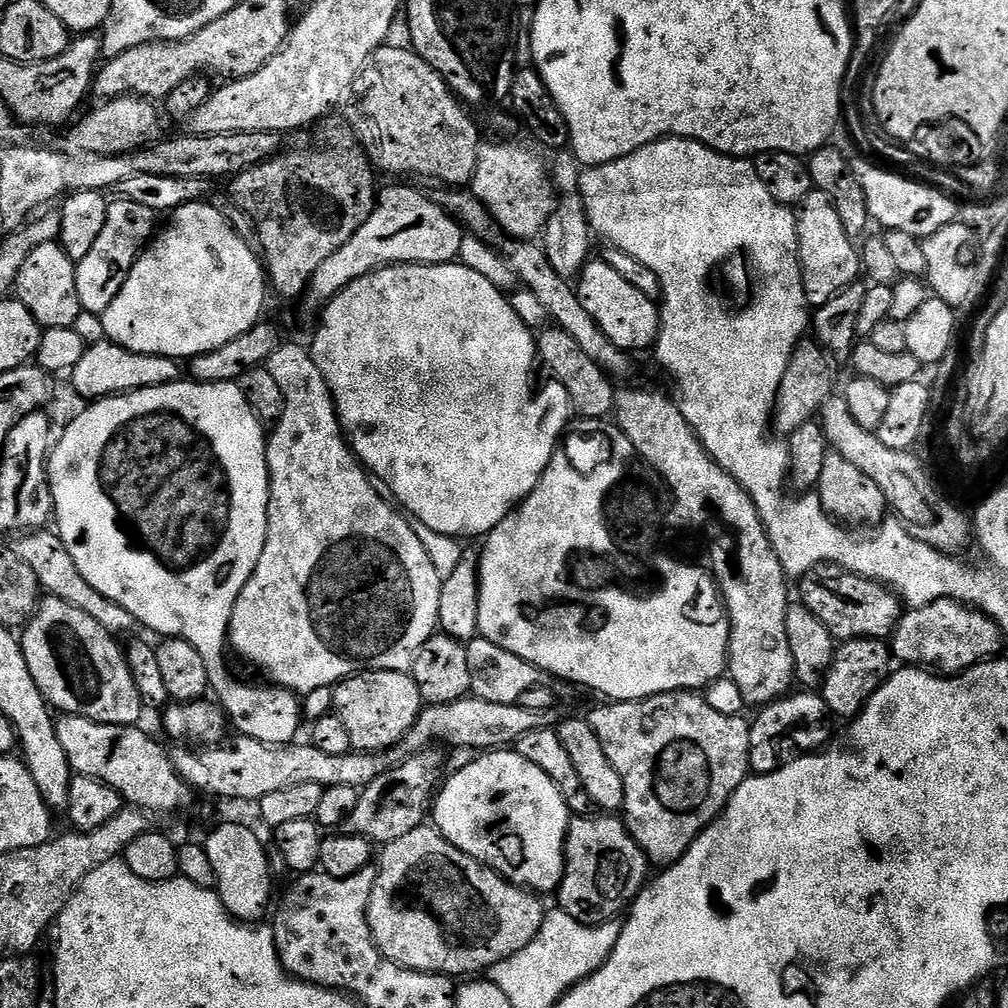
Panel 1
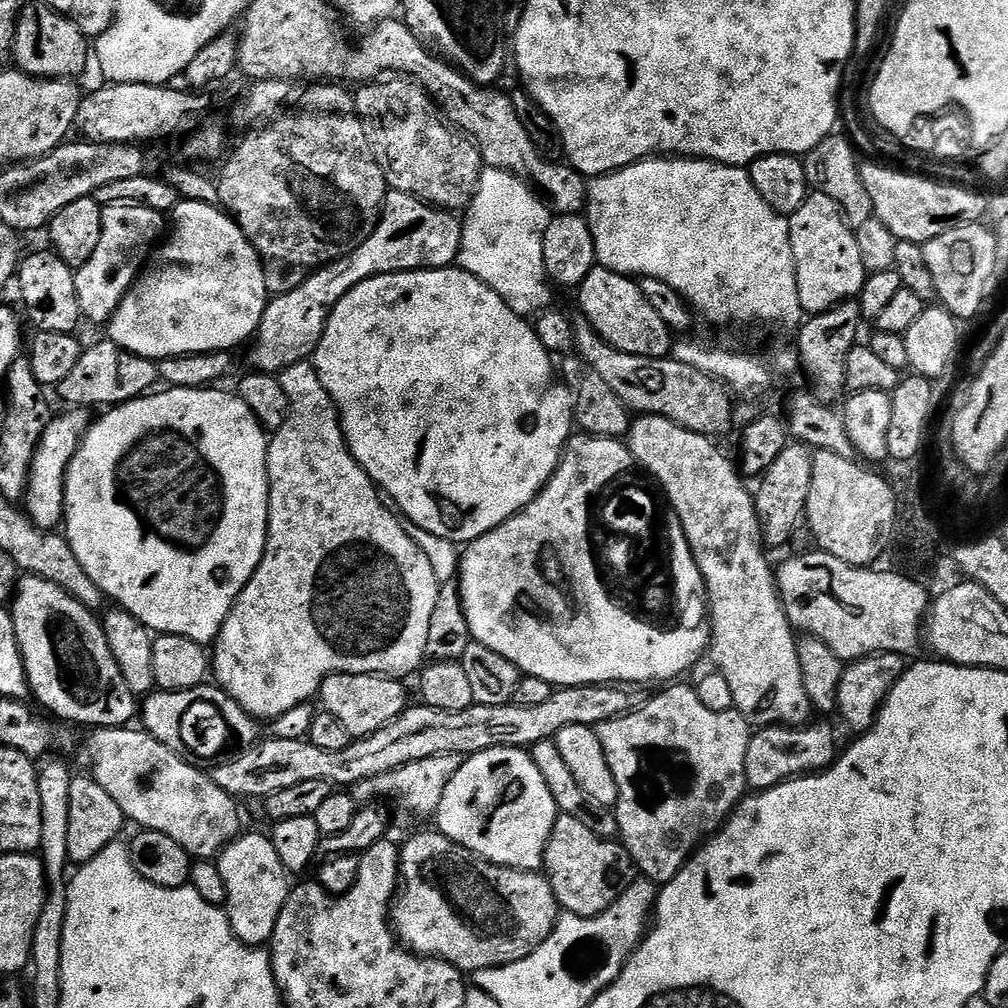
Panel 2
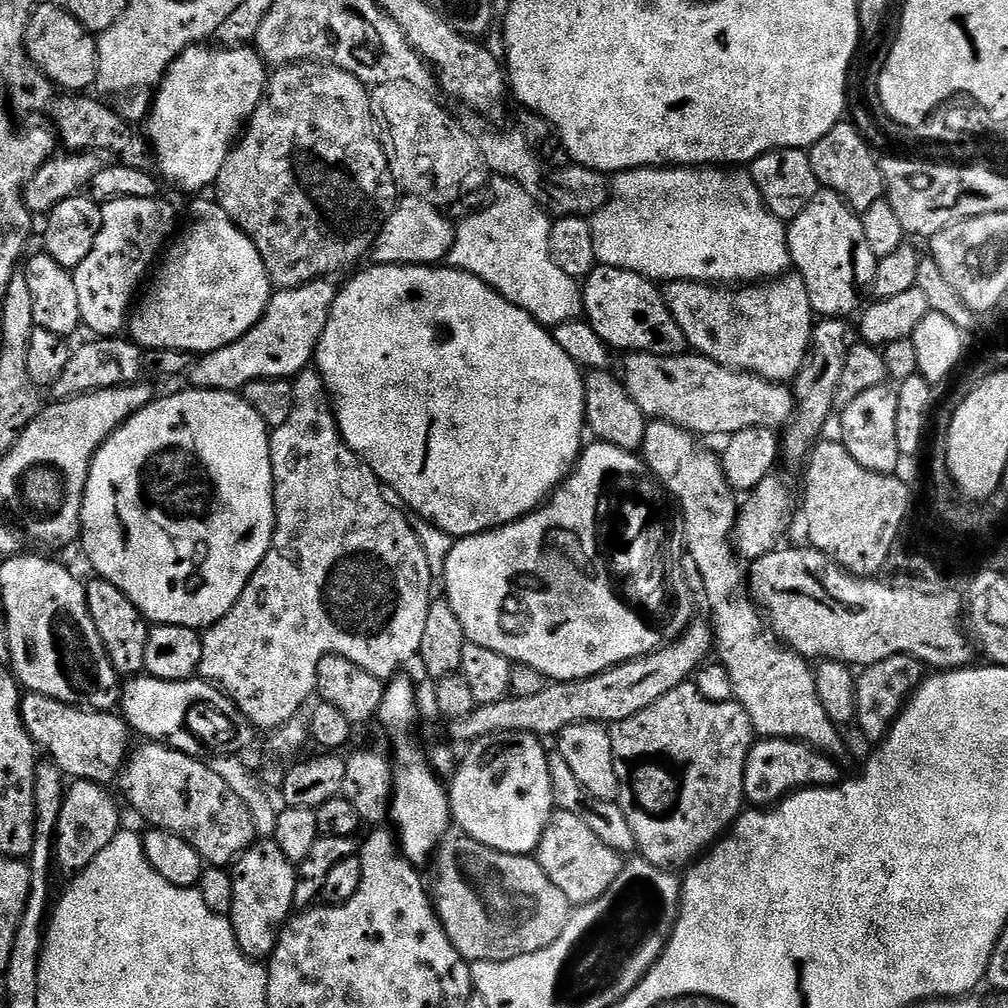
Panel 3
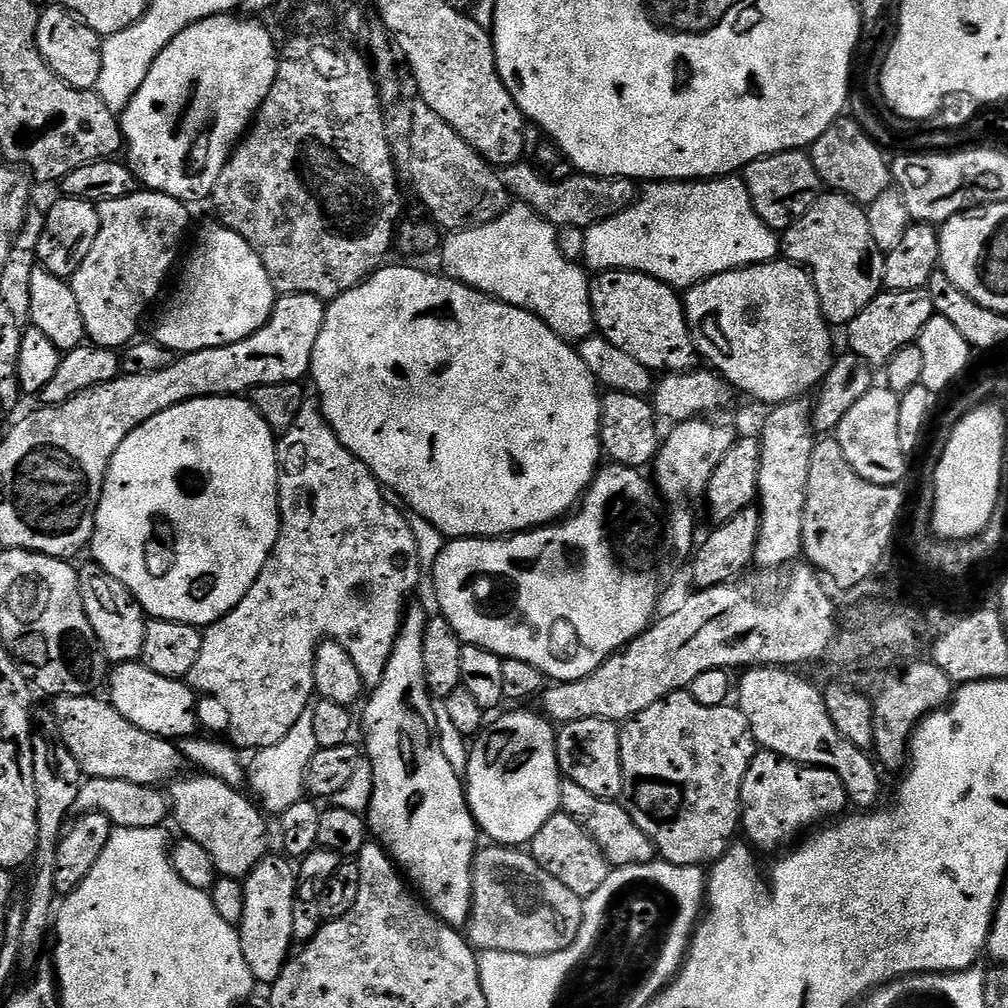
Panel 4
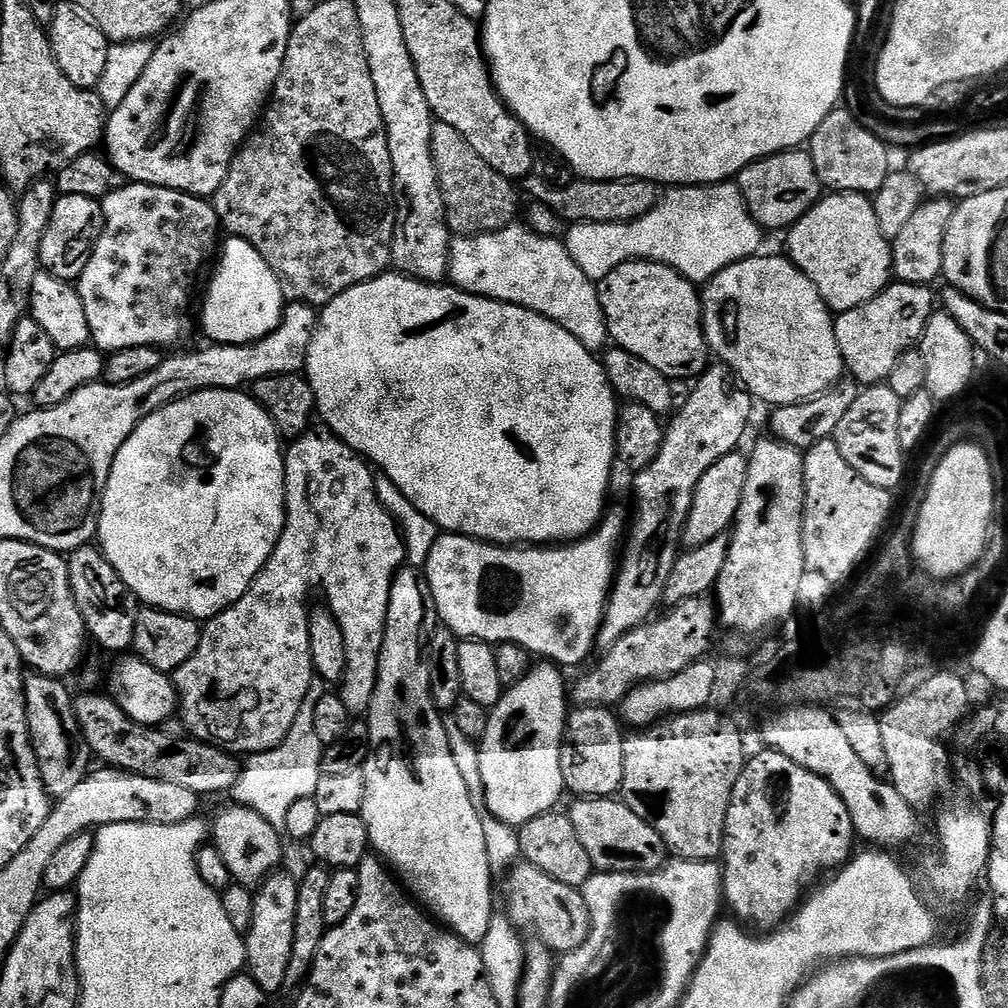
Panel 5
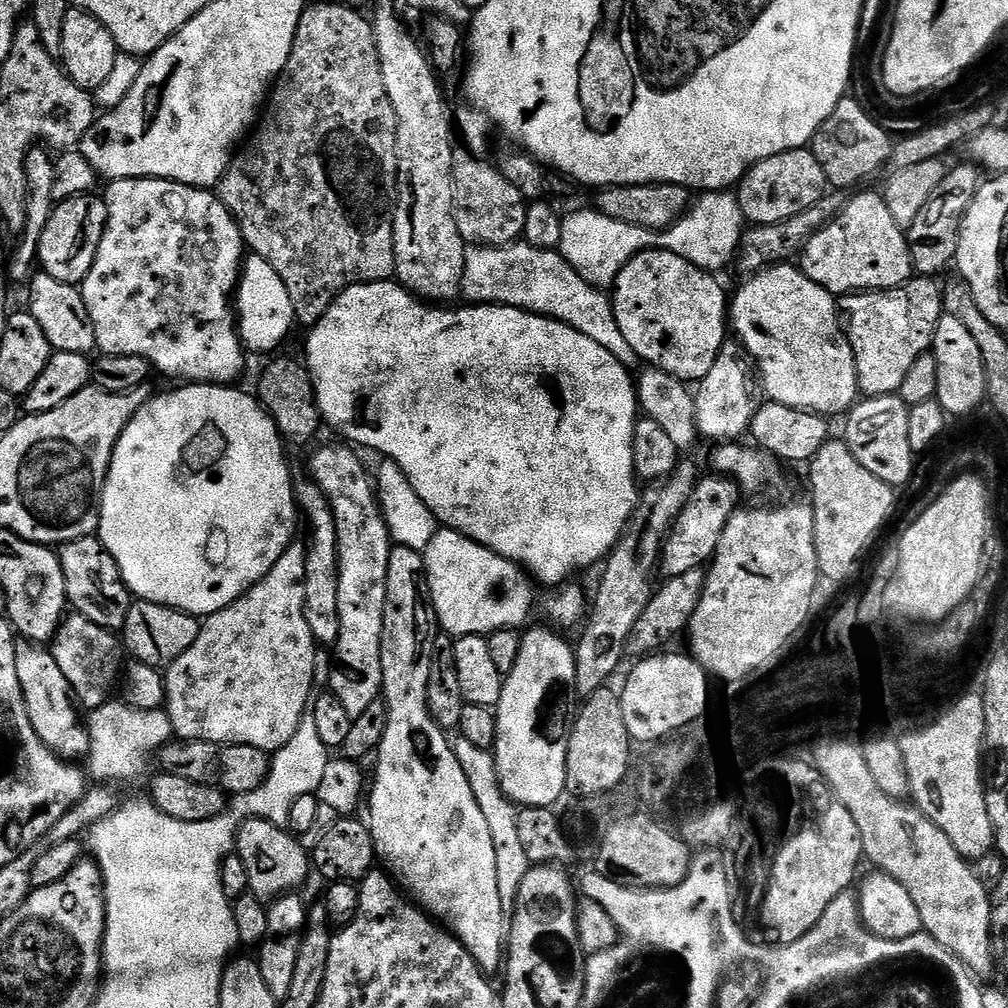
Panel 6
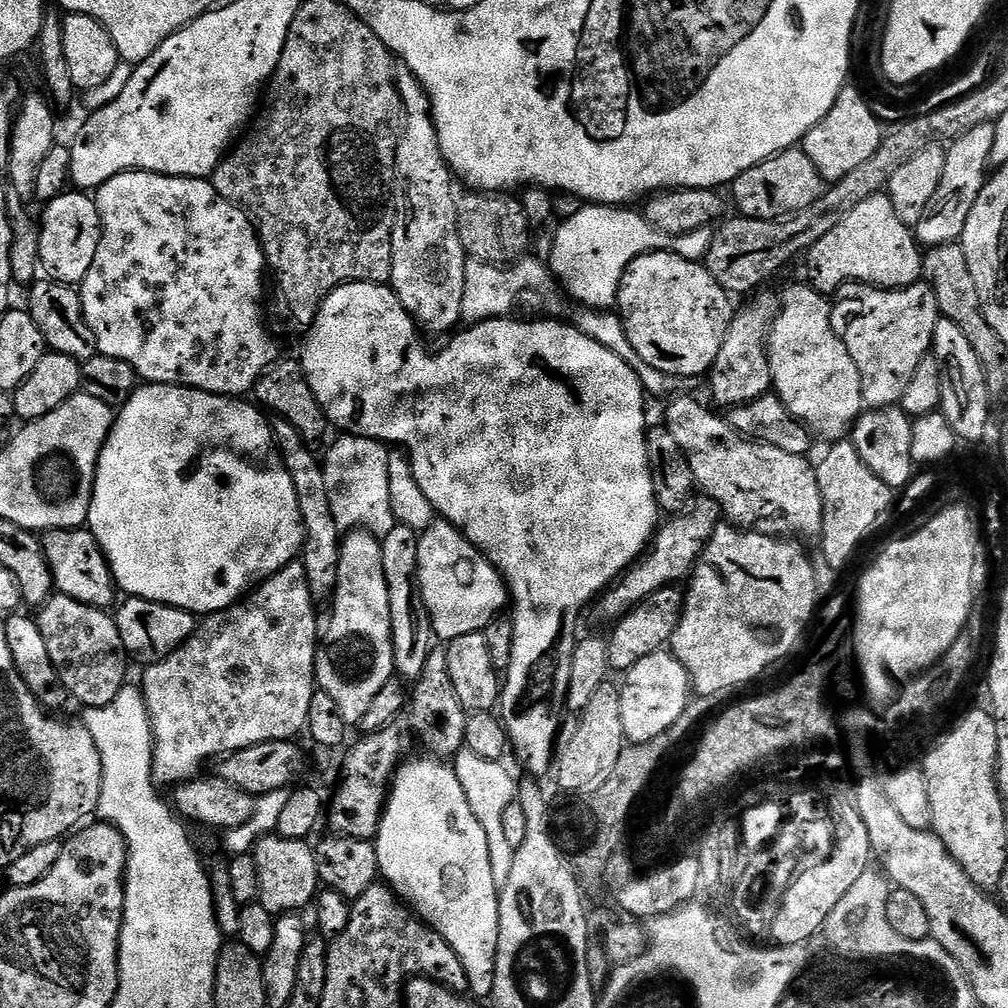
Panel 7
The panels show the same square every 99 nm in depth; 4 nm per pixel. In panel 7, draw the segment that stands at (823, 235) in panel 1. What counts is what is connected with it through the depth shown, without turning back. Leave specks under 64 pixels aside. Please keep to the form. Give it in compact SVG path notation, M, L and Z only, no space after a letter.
M887 194L858 202L826 238L818 238L806 253L807 283L821 294L839 293L849 282L877 288L909 288L921 279L922 248L913 229L894 214Z

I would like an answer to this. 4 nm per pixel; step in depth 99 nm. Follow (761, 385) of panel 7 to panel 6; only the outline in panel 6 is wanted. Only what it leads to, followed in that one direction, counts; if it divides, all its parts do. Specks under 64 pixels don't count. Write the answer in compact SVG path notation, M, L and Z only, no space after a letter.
M736 342L725 343L716 356L710 374L698 382L700 389L695 389L692 406L696 415L696 431L701 437L715 442L736 442L740 435L747 433L752 426L752 419L758 407L758 399L752 393L754 380L748 377L750 360L743 347Z

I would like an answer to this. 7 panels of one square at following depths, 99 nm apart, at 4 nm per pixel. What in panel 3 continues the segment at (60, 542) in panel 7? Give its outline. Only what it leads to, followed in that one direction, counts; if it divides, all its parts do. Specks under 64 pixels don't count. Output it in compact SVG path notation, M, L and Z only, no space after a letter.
M99 578L89 579L86 584L86 602L90 610L90 618L94 618L94 630L98 630L98 638L102 638L102 646L106 646L106 654L121 677L131 678L144 672L146 662L146 638L150 627L149 621L114 586L114 582Z

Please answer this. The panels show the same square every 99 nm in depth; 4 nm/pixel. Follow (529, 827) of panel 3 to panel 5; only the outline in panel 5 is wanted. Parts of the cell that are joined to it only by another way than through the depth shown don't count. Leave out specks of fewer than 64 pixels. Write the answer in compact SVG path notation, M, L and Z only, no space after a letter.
M551 662L537 663L519 682L511 685L488 714L486 734L478 741L482 770L482 786L486 794L488 809L502 822L519 826L530 822L543 812L557 807L560 795L566 789L562 778L560 751L564 745L564 729L568 726L570 711L570 688L564 685L565 673Z

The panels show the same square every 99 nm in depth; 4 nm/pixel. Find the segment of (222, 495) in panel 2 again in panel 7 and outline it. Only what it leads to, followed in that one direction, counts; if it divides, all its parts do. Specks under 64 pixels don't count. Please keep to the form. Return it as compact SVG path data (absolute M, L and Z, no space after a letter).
M145 383L119 409L96 467L87 527L96 535L121 593L185 608L193 614L211 614L232 607L249 590L299 557L304 547L304 523L298 510L298 494L294 494L294 482L290 482L290 474L276 451L269 417L255 403L248 402L244 398L215 396L197 388L181 388L178 384Z

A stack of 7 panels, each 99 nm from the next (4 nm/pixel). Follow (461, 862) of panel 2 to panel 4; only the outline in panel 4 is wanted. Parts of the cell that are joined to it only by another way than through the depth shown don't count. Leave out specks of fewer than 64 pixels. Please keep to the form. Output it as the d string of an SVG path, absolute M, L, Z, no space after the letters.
M488 846L492 848L481 847L476 853L476 860L472 864L472 914L468 918L466 925L466 936L473 948L480 952L510 952L514 954L522 954L523 956L549 956L558 950L566 950L574 942L574 938L578 938L578 930L582 926L582 918L584 917L584 900L579 896L575 896L570 890L566 890L566 886L562 886L562 882L558 882L558 878L553 878L551 874L546 874L546 870L542 870L542 866L538 866L536 859L527 851L521 850L516 846Z

